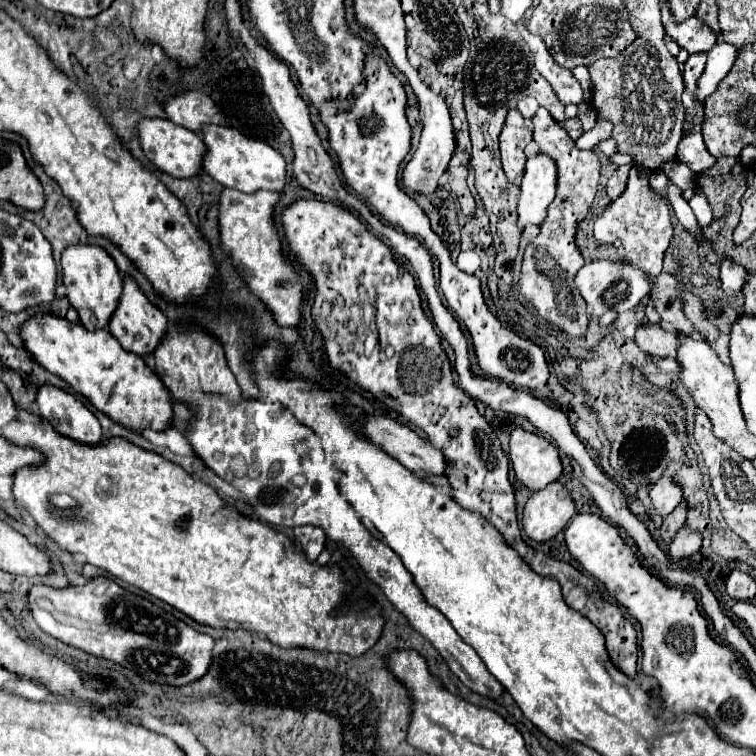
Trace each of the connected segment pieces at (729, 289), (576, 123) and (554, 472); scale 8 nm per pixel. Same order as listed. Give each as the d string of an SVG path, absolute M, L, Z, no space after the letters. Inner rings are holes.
M731 259L721 261L721 271L719 271L721 287L729 297L735 297L743 291L743 285L747 283L747 271L745 267L733 263Z
M579 117L565 119L565 121L563 121L563 127L565 127L565 131L571 135L571 139L577 139L577 137L583 133L583 127L581 127L581 121L579 121Z
M521 427L511 433L509 459L517 479L531 491L547 487L561 475L561 461L555 445Z

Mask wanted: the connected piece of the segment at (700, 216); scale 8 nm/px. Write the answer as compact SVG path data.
M697 191L697 193L689 199L689 205L691 205L691 209L693 209L699 225L701 225L701 227L707 227L707 225L711 223L711 219L713 219L713 213L711 213L711 207L709 207L707 199Z

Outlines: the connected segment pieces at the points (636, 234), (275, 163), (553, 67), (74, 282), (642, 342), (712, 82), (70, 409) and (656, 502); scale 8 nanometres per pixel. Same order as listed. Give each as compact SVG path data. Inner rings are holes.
M633 166L629 172L627 189L621 197L611 201L605 211L595 221L595 239L601 243L613 243L615 239L623 241L625 259L643 269L649 275L659 275L663 269L663 255L669 247L673 225L669 217L669 207L665 205L665 199L657 195L648 184L647 171L641 167Z
M205 125L201 127L201 135L207 149L203 155L203 169L211 177L215 177L223 187L239 189L243 193L253 193L257 189L269 189L269 191L283 189L285 159L265 141L247 137L235 127L221 127L221 125Z
M515 23L517 27L517 33L525 39L525 43L529 45L533 57L535 57L535 67L537 71L549 81L549 85L553 87L557 99L563 103L563 105L569 105L569 103L575 103L575 105L581 105L585 103L585 95L583 95L583 87L581 83L573 77L573 73L565 67L559 67L553 57L549 55L543 39L539 39L537 35L529 33L529 29L523 25L523 23Z
M71 245L65 247L61 255L61 269L69 303L77 309L81 323L89 331L103 329L109 323L111 313L115 311L123 285L123 277L119 275L119 269L111 259L111 255L107 255L107 251L97 245Z
M641 325L635 333L635 343L653 357L673 357L679 347L679 337L673 331L665 331L661 325Z
M717 43L709 53L707 53L707 65L703 71L703 77L699 79L699 101L705 101L707 95L711 95L717 87L717 83L729 73L733 61L737 55L737 47L729 43Z
M41 385L37 391L37 405L39 413L61 435L89 445L101 441L101 425L97 417L71 393L53 385Z
M659 479L659 483L653 483L649 495L651 495L653 509L661 517L667 517L683 501L681 487L677 483L673 483L671 479Z

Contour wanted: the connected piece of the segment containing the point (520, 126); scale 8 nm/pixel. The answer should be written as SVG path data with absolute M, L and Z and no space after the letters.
M509 109L505 125L499 135L499 151L505 175L511 183L519 183L525 169L525 147L531 141L531 131L525 127L525 119L517 109Z

